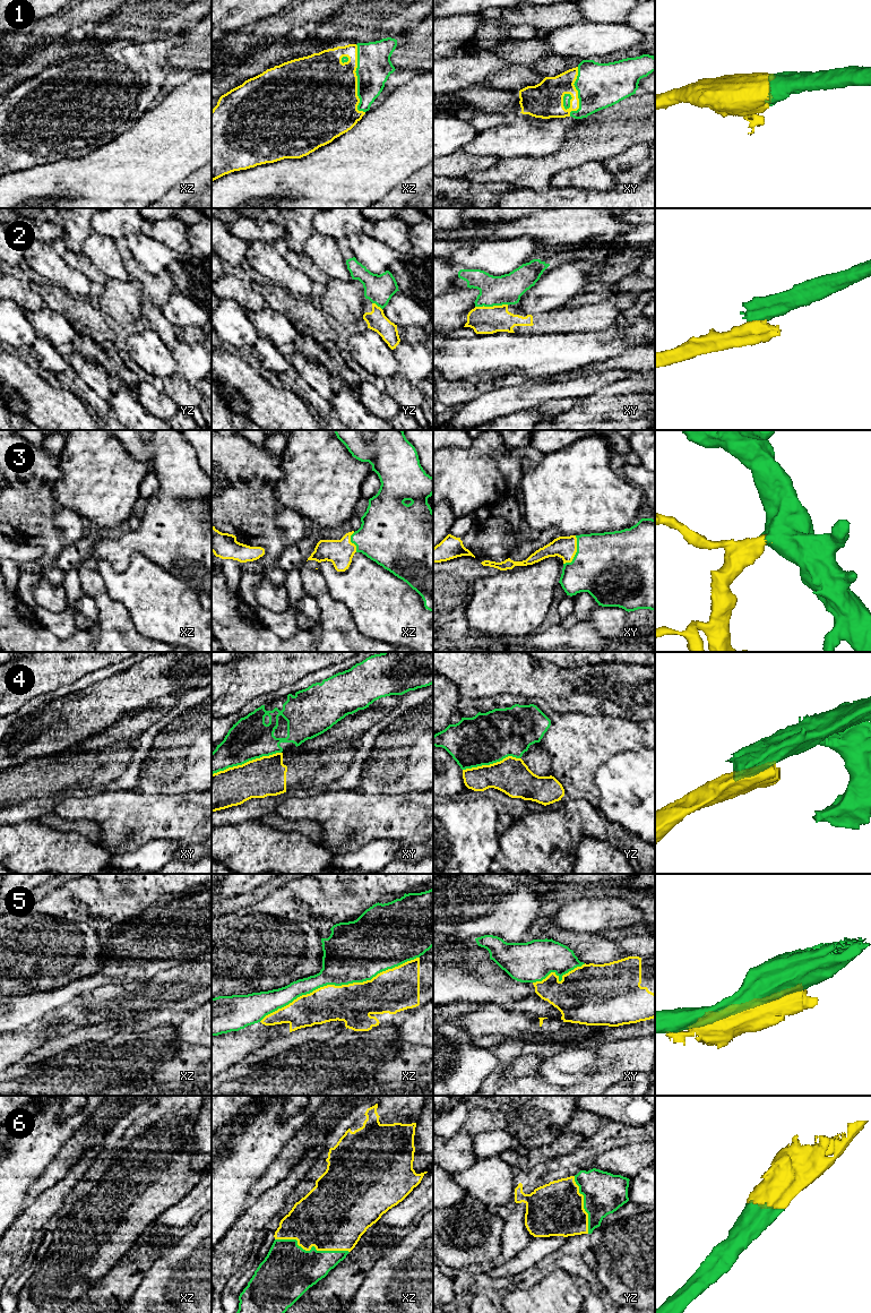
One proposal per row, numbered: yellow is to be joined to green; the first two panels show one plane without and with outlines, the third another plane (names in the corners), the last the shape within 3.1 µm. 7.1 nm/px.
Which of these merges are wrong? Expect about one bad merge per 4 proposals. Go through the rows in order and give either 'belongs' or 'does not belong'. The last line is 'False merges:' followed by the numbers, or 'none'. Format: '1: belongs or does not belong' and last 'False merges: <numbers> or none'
1: belongs
2: does not belong
3: belongs
4: does not belong
5: does not belong
6: belongs
False merges: 2, 4, 5

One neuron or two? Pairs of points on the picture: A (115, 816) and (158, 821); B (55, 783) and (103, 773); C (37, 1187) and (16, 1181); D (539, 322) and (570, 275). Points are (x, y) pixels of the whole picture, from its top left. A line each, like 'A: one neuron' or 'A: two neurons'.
A: one neuron
B: one neuron
C: two neurons
D: two neurons

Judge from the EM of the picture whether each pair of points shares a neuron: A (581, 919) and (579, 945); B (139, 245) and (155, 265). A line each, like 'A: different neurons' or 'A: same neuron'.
A: different neurons
B: same neuron

